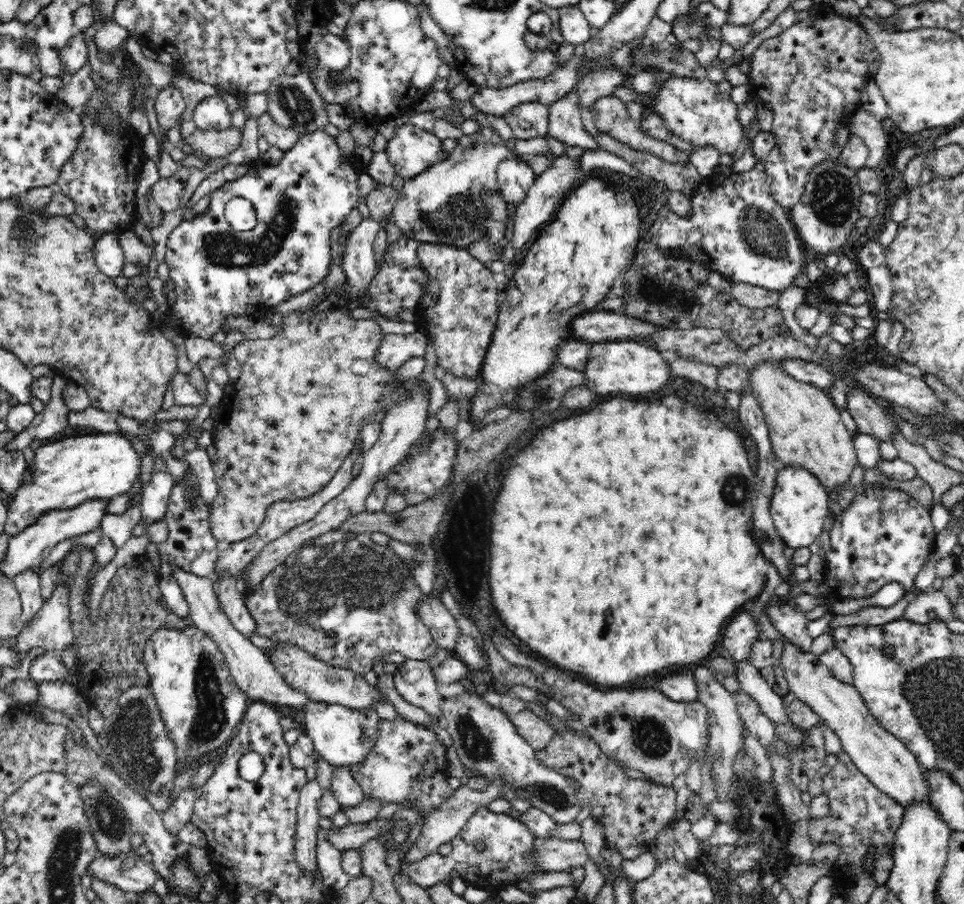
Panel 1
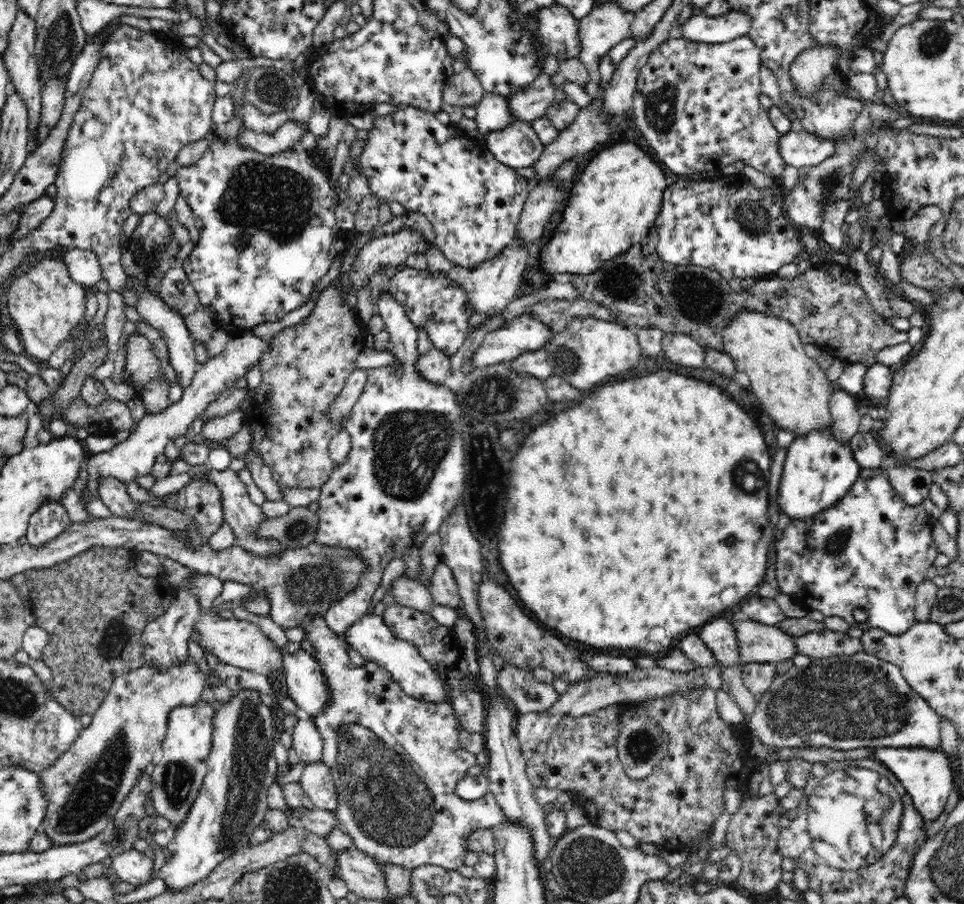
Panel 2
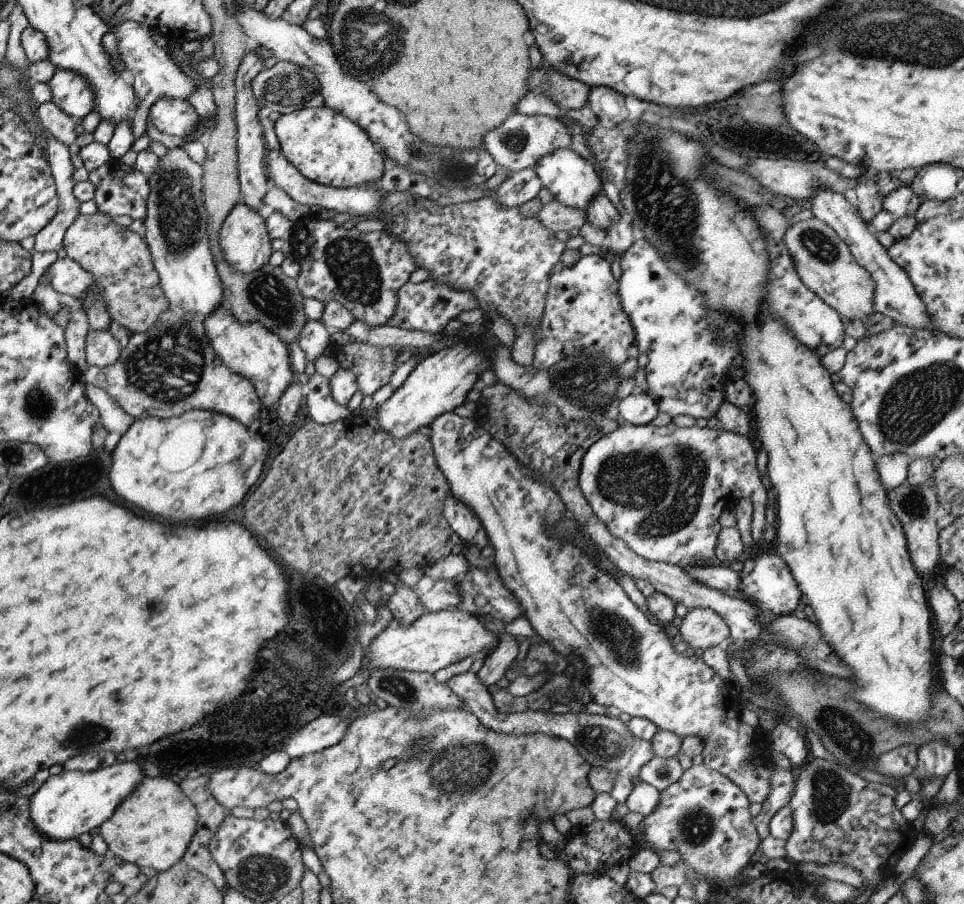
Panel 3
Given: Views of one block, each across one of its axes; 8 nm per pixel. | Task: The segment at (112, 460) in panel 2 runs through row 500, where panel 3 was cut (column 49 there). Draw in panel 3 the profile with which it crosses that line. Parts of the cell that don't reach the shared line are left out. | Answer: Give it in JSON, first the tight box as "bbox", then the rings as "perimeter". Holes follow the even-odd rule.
{"bbox":[47,69,94,118],"perimeter":[[[55,69],[47,84],[51,102],[71,118],[83,118],[94,108],[94,88],[77,73]]]}

